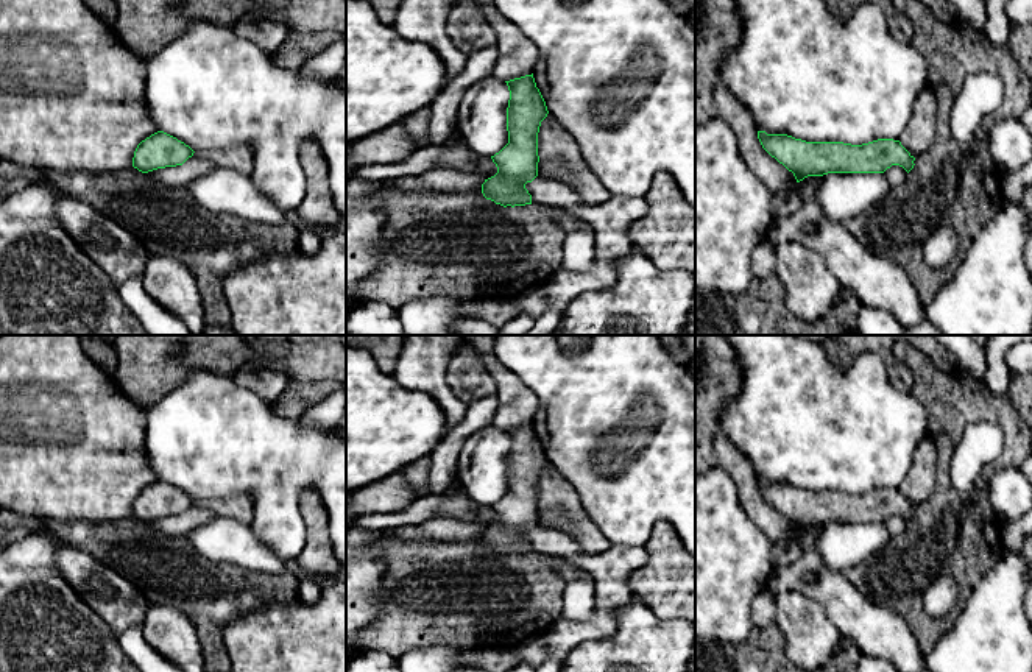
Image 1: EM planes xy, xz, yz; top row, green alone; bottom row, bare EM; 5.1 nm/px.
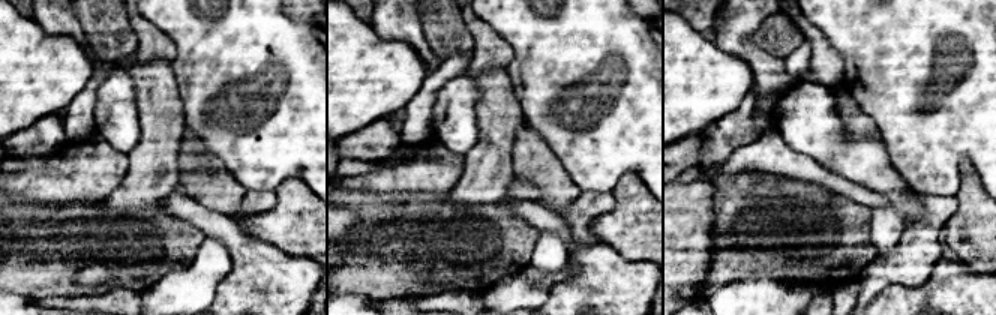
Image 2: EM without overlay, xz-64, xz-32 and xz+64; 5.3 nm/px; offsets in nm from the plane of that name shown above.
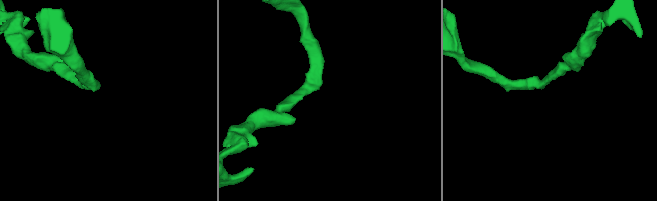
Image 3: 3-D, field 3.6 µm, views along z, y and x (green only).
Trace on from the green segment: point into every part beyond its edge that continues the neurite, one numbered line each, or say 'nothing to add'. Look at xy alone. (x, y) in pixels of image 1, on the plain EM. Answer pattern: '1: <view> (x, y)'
nothing to add

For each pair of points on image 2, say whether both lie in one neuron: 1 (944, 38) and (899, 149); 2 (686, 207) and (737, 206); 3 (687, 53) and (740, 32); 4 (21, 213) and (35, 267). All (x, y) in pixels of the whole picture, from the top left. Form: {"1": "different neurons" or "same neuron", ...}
{"1": "same neuron", "2": "different neurons", "3": "different neurons", "4": "same neuron"}

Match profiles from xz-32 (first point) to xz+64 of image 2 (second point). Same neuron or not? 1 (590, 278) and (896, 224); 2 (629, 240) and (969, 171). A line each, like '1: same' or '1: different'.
1: different
2: same

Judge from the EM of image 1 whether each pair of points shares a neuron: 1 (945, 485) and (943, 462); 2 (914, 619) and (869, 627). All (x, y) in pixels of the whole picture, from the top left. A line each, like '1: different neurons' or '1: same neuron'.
1: same neuron
2: different neurons

